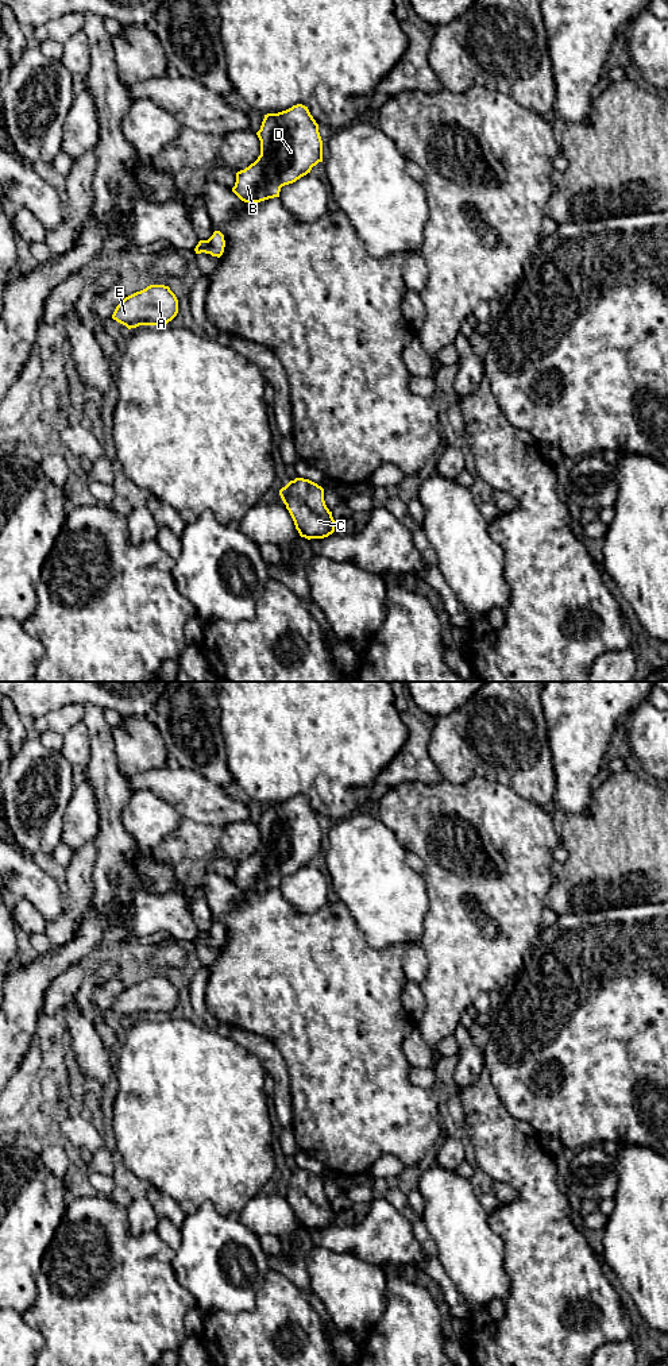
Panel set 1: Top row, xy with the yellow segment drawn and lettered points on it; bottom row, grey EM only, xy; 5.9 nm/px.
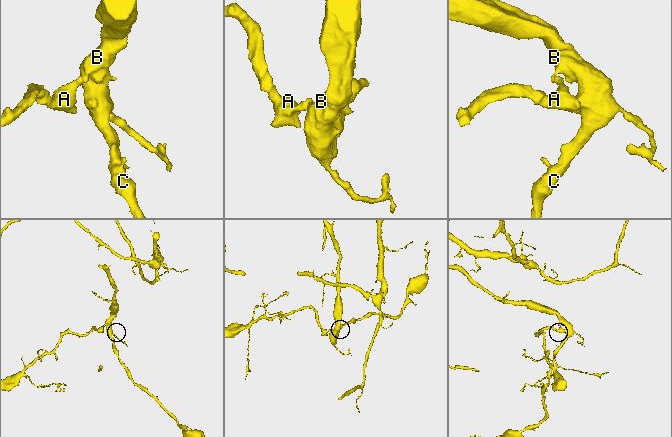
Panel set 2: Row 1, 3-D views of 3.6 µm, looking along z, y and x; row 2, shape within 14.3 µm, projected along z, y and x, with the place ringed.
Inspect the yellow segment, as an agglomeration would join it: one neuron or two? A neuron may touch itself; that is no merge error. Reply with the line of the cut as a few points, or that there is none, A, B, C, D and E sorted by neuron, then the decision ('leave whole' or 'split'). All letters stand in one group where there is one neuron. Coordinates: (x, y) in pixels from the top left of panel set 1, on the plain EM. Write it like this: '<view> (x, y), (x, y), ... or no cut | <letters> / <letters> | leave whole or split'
xy (207, 932), (209, 944) | A E / B C D | split

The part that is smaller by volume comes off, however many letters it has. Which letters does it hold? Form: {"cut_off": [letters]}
{"cut_off": ["A", "E"]}

